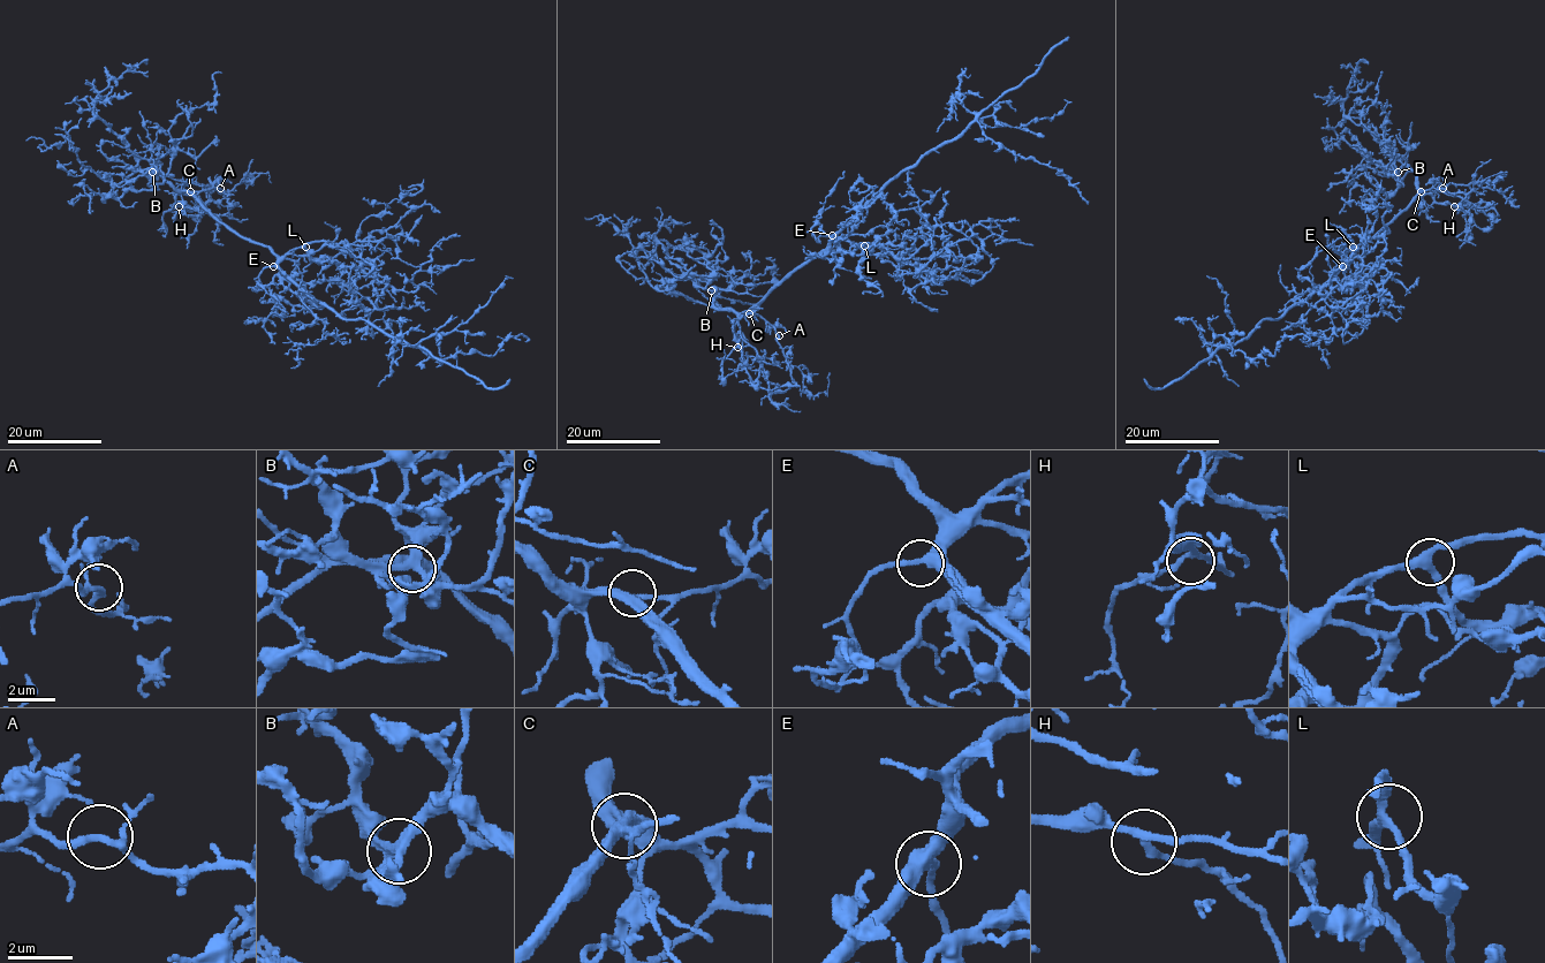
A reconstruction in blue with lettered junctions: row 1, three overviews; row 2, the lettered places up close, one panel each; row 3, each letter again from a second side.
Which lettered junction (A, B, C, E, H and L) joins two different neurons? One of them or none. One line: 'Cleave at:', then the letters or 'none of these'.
Cleave at: none of these

